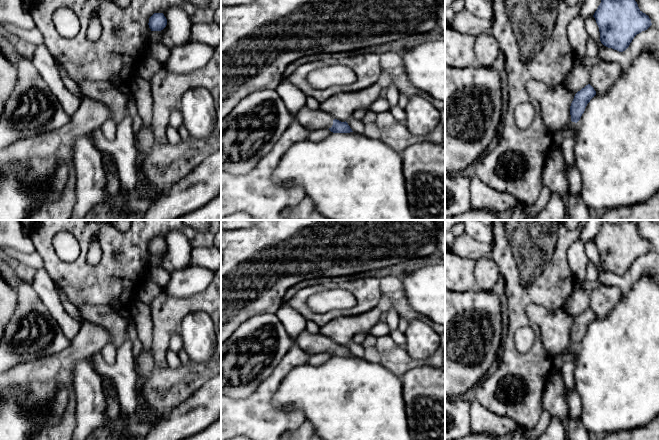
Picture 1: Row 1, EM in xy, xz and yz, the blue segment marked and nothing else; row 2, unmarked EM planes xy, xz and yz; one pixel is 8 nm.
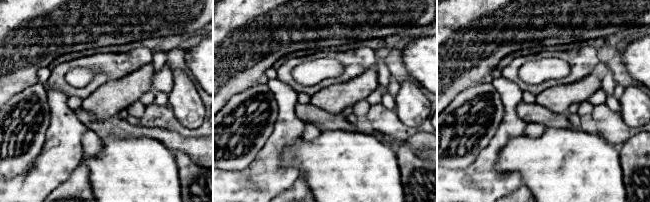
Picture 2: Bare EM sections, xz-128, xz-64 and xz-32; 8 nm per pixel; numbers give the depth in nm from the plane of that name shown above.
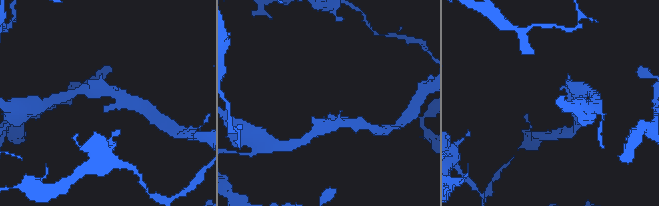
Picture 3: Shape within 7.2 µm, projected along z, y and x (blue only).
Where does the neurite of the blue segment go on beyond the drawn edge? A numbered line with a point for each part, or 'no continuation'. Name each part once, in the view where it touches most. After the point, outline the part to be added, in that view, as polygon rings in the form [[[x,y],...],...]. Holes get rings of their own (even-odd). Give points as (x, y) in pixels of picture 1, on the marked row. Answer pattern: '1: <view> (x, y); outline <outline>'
1: xz (311, 119); outline [[[304,106],[299,109],[297,119],[301,125],[311,132],[317,129],[331,128],[335,118],[321,109],[312,110]]]

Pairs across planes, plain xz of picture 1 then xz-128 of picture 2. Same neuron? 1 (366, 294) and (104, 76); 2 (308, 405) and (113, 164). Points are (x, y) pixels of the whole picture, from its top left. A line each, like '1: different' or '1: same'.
1: same
2: same

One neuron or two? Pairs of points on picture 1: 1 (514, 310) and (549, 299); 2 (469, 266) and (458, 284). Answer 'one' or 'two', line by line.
1: one
2: one

